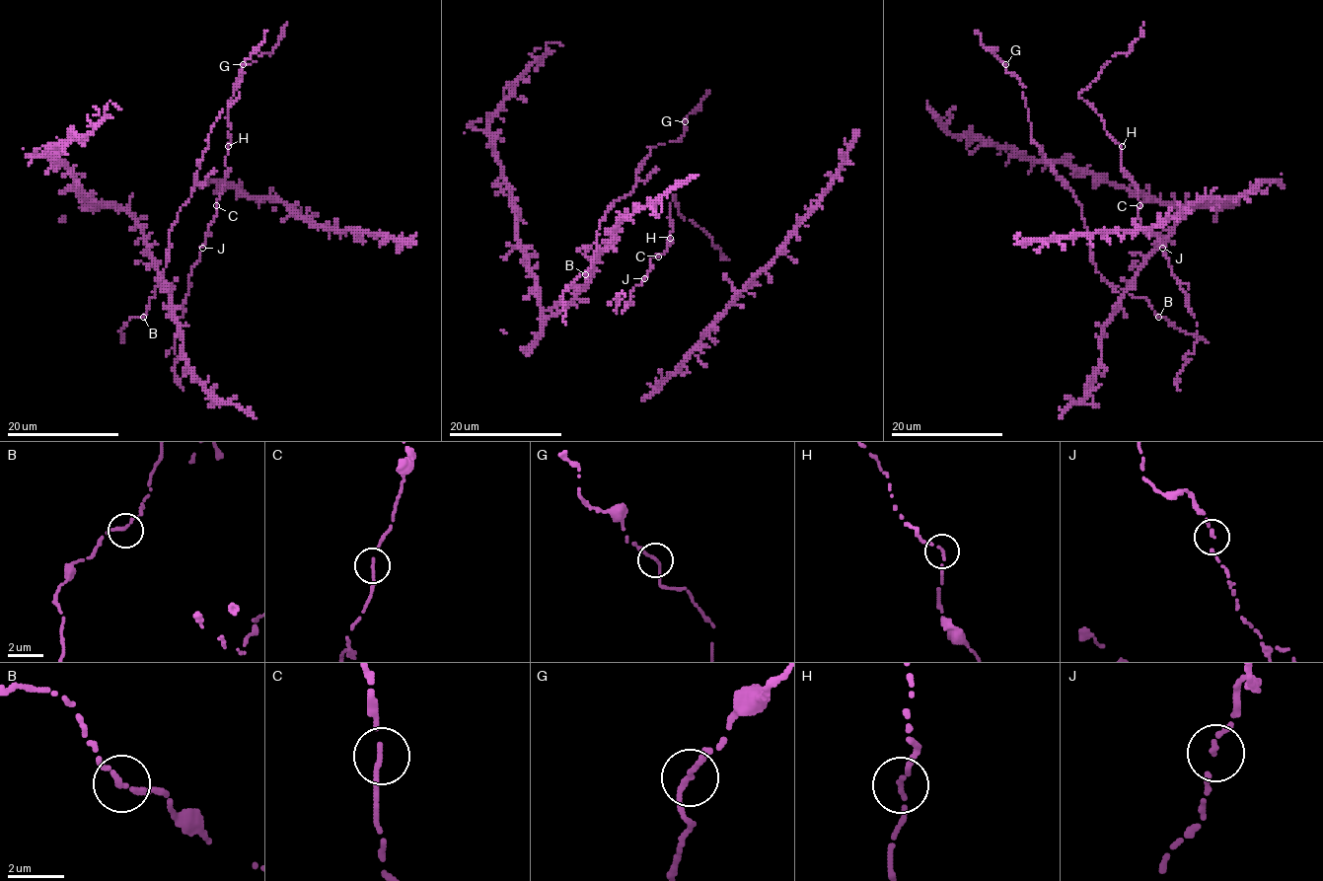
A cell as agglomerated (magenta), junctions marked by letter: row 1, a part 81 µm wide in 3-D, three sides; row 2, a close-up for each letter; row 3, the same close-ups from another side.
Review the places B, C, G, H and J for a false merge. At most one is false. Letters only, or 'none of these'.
none of these

